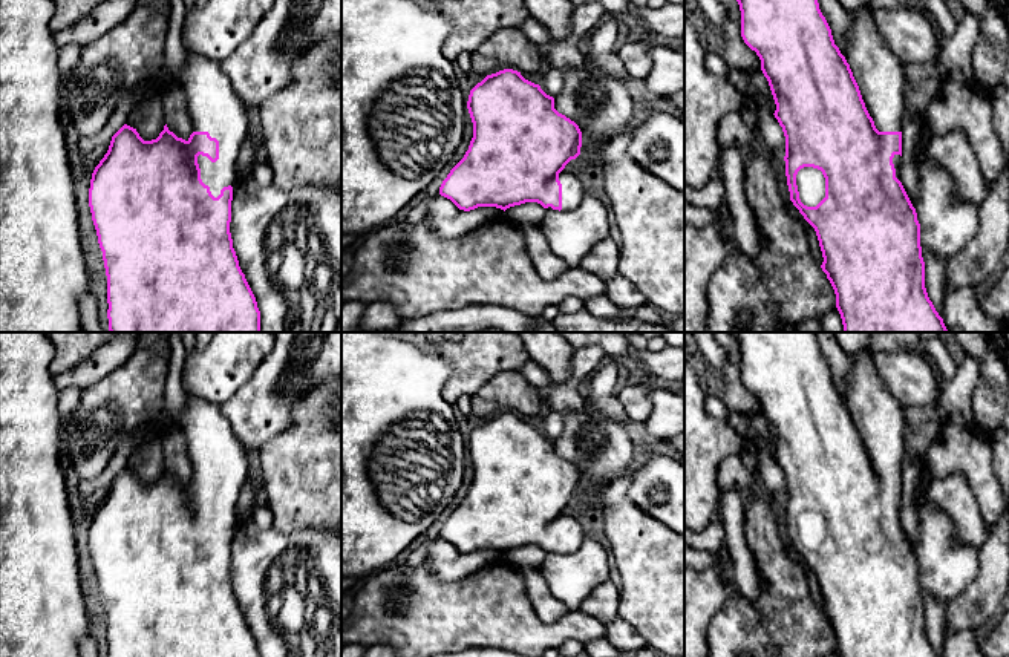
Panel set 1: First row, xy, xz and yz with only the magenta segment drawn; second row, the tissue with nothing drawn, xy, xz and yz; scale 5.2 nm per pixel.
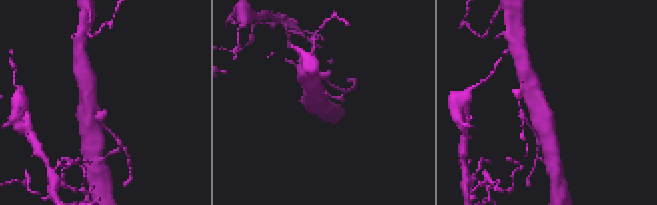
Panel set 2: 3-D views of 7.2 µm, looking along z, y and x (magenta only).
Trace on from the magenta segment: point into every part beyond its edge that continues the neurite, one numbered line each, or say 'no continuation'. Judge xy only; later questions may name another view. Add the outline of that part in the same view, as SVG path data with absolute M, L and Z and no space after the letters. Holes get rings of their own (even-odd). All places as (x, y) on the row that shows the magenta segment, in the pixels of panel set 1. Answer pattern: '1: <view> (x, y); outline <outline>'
1: xy (213, 106); outline M185 44L184 49L187 61L179 77L179 84L185 93L187 113L191 118L193 132L208 132L211 138L219 141L219 159L216 162L211 162L207 156L198 156L201 179L210 187L211 194L217 198L224 187L231 185L234 191L240 184L237 158L250 132L253 113L234 93L230 80L225 77L217 61L191 52Z

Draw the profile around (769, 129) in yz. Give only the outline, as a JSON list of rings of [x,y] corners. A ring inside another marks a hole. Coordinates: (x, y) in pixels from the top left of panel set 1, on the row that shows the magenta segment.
[[[730,70],[726,80],[743,95],[752,98],[759,109],[758,135],[770,152],[770,158],[785,156],[785,136],[782,127],[770,110],[762,92],[755,87],[744,72]]]

